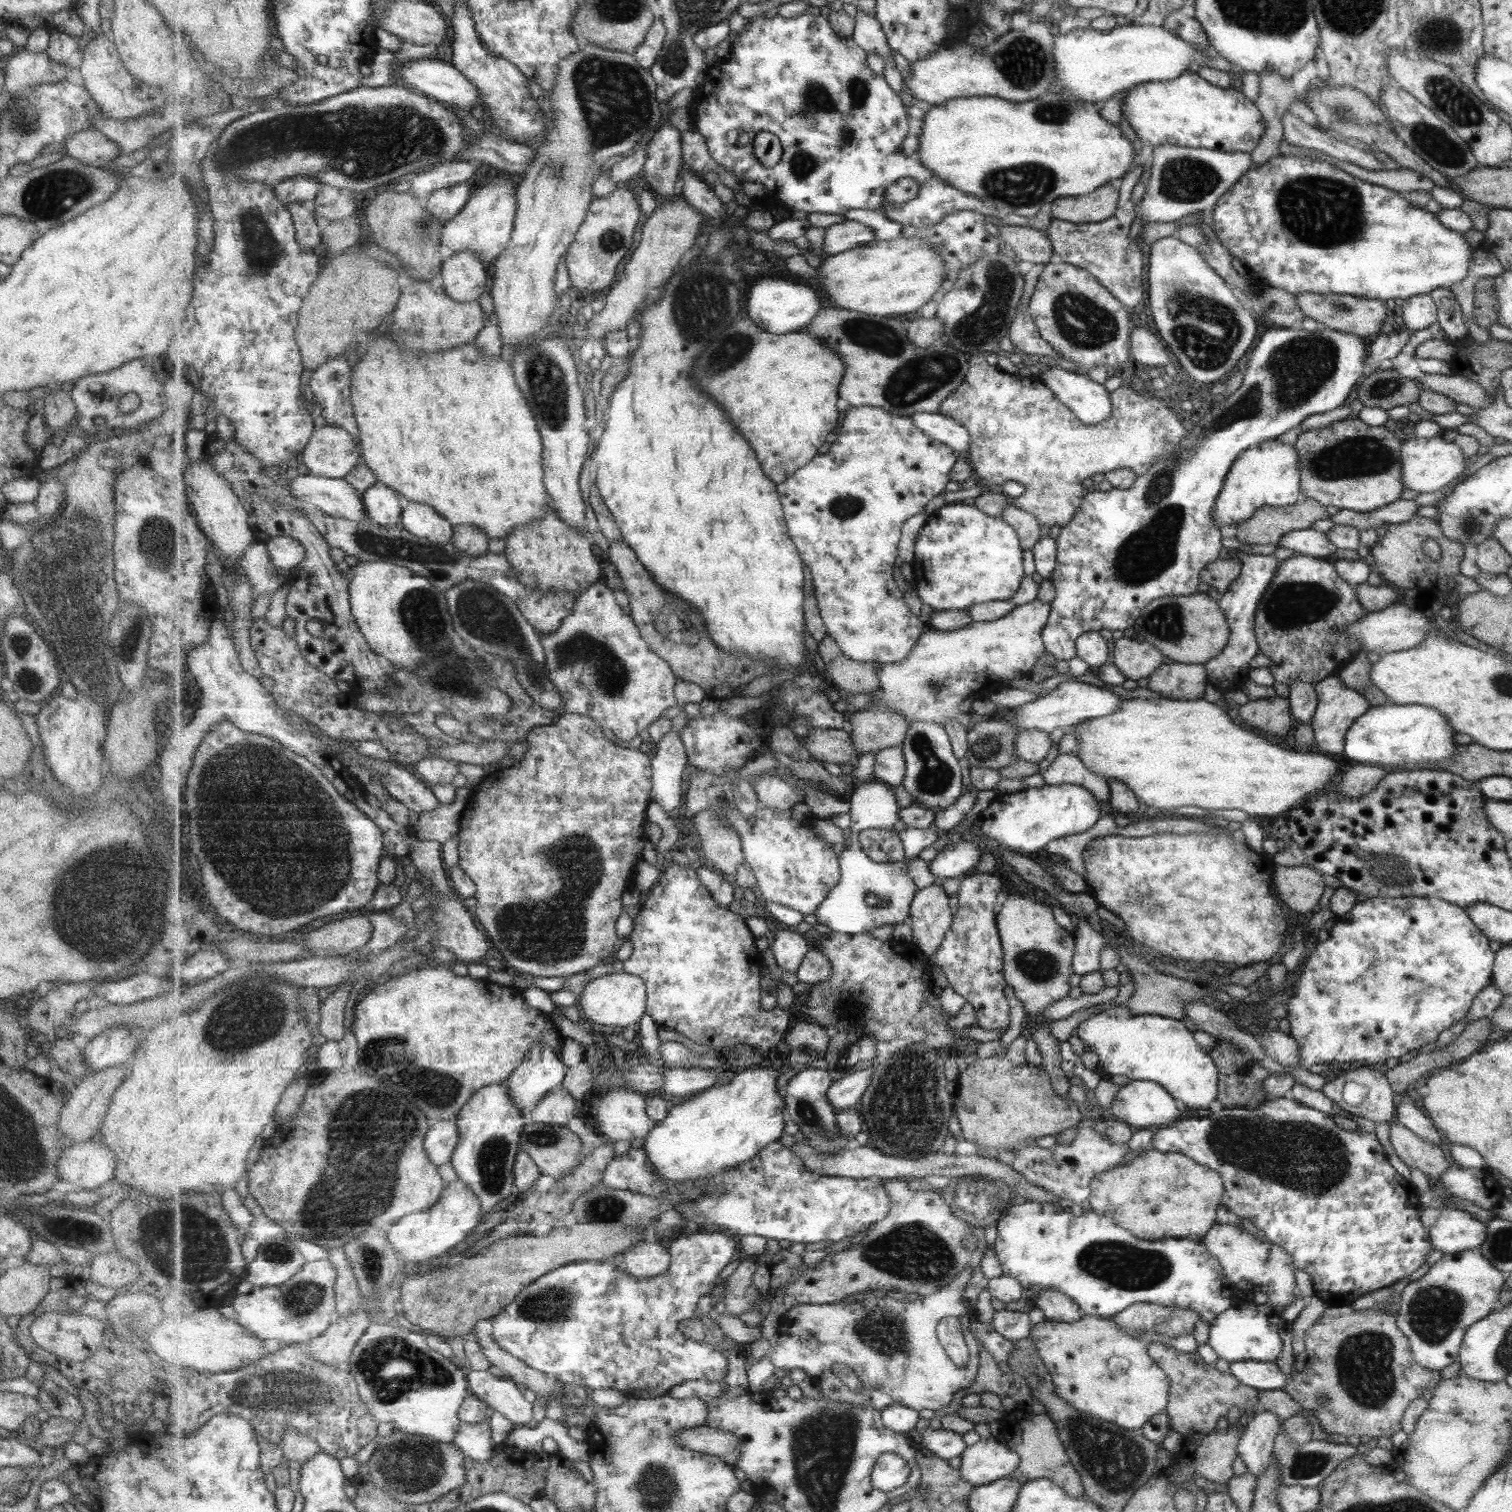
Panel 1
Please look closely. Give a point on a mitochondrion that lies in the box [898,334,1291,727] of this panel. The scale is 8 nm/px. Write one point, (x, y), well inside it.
(1166, 622)

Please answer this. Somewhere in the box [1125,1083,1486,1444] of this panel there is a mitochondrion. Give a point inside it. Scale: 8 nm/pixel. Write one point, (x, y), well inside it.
(1364, 1367)

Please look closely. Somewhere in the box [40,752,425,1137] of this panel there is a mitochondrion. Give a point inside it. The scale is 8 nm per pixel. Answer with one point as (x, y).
(112, 931)

